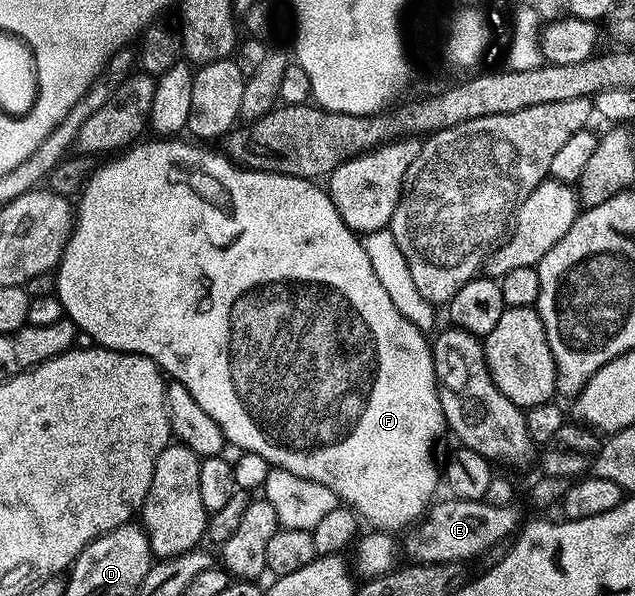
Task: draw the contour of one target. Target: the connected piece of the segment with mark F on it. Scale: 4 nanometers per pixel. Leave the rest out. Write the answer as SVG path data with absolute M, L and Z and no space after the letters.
M154 137L152 139L154 140L151 143L135 142L133 146L119 154L122 155L119 159L114 159L105 166L104 164L99 166L80 192L80 198L77 200L79 203L76 203L74 230L70 232L70 240L66 242L66 251L56 268L58 277L56 294L62 303L65 318L71 319L83 336L91 335L94 338L91 340L99 347L106 347L110 351L130 351L133 355L146 355L149 359L154 360L156 366L161 367L173 382L182 383L184 389L188 389L188 393L196 401L196 405L200 405L200 409L204 409L204 413L208 413L208 417L212 417L212 421L216 421L216 425L220 425L226 442L231 448L233 446L238 447L239 452L260 453L260 457L264 457L264 461L268 461L271 468L279 467L288 473L296 473L296 477L320 481L320 485L328 485L328 489L335 491L339 500L349 507L355 515L361 517L365 522L367 519L371 528L394 533L397 532L397 527L407 526L406 528L409 528L415 521L421 520L435 498L435 496L433 497L434 490L440 487L440 467L439 464L438 467L434 464L434 446L437 445L442 431L444 435L444 428L446 427L446 418L442 412L440 397L438 396L439 383L436 381L436 373L434 372L434 356L427 336L416 325L412 325L412 321L408 321L408 317L404 317L400 313L400 309L396 309L396 305L392 305L384 285L380 285L376 273L372 273L372 265L368 261L368 253L364 253L362 239L355 232L350 231L348 225L344 225L340 213L336 213L336 205L332 205L329 194L323 188L321 191L317 182L291 175L272 173L271 171L252 171L245 167L239 167L225 154L219 153L217 155L216 152L209 151L206 148L209 146L206 145L195 145L193 142L190 142L191 144L173 143L175 140L170 137Z

